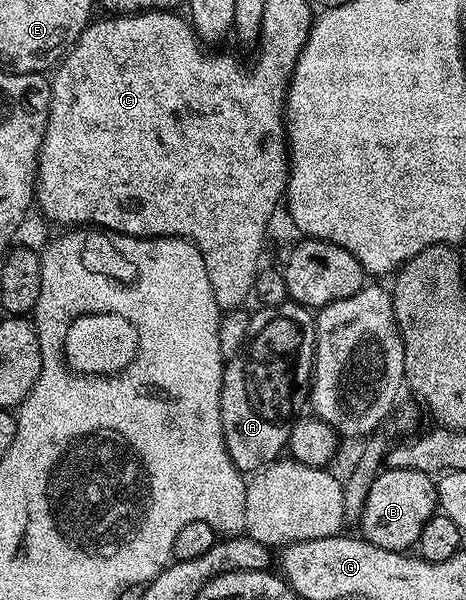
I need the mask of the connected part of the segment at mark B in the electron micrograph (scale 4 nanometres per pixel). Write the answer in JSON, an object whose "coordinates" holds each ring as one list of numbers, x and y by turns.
{"coordinates":[[386,468,368,490,360,521,361,535,384,550,405,553,417,545,424,522,428,522,428,518,435,516,438,511,438,485,431,473]]}

